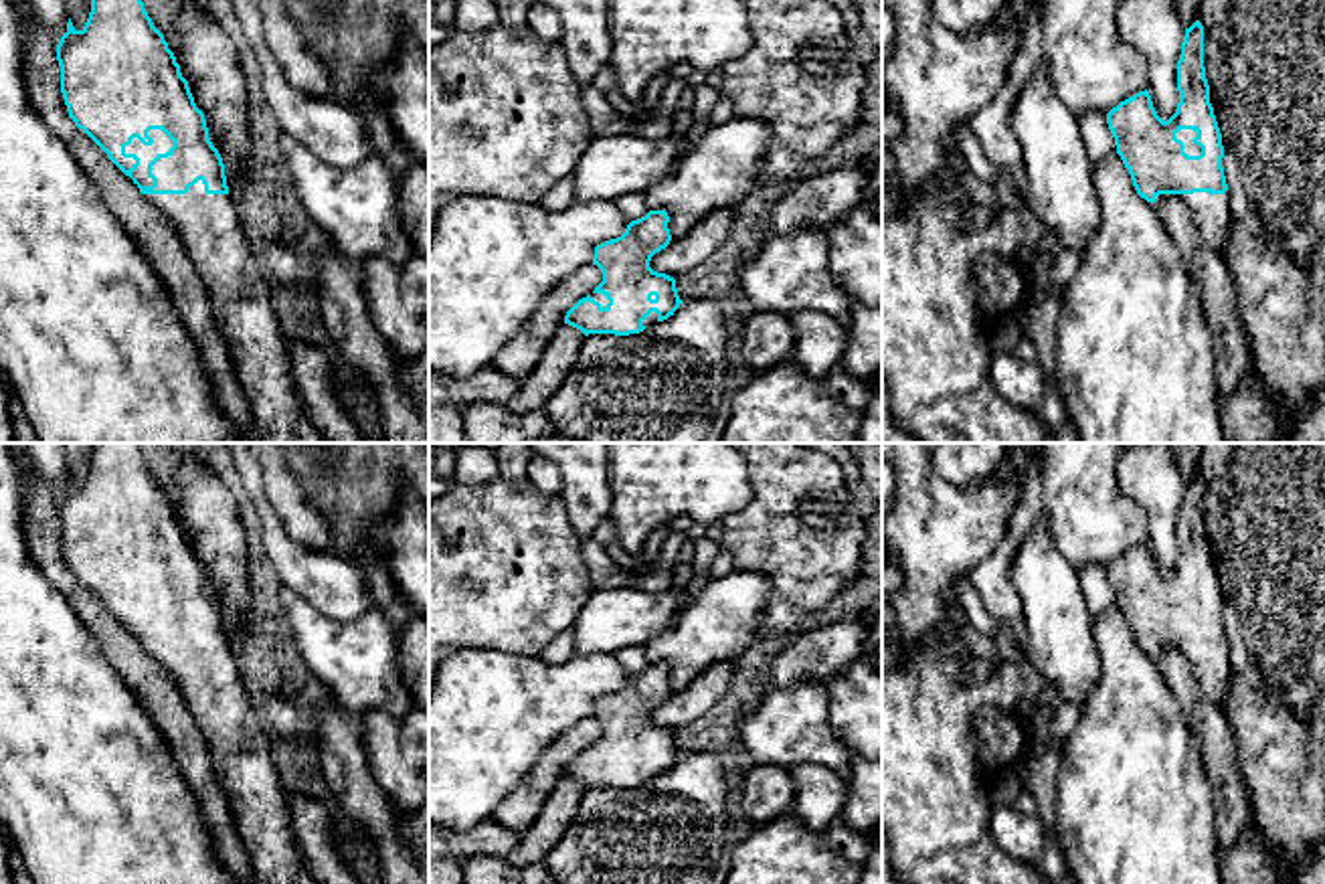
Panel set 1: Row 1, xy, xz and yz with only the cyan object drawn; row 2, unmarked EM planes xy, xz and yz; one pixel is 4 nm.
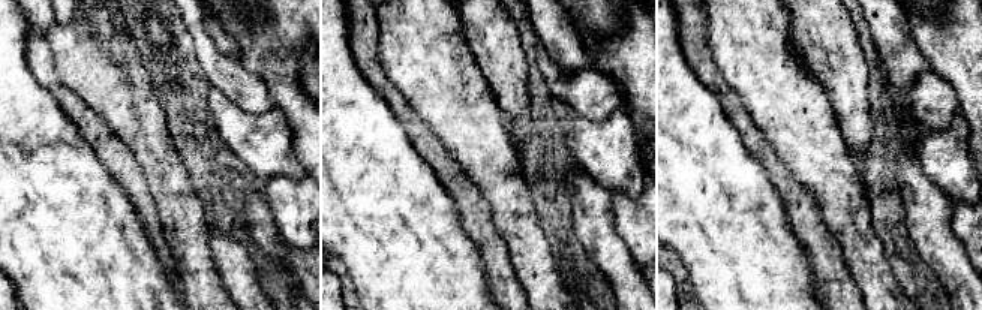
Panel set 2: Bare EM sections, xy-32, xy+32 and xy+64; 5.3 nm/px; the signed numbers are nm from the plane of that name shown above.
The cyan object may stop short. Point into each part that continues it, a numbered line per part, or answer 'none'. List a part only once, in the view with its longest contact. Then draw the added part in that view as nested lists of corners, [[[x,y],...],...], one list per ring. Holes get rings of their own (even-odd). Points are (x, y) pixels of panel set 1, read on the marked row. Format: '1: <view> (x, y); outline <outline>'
1: xy (162, 144); outline [[[150,129],[148,136],[154,140],[152,146],[144,146],[138,138],[125,146],[125,154],[136,154],[140,158],[140,166],[131,172],[142,186],[152,186],[154,180],[148,176],[148,164],[158,156],[166,154],[172,148],[172,140],[162,129]]]

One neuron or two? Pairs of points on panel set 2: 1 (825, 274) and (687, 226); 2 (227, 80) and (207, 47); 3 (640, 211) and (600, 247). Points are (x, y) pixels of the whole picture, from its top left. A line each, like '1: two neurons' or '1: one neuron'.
1: two neurons
2: one neuron
3: two neurons

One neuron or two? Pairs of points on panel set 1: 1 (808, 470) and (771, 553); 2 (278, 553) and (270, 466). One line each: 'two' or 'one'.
1: one
2: two

